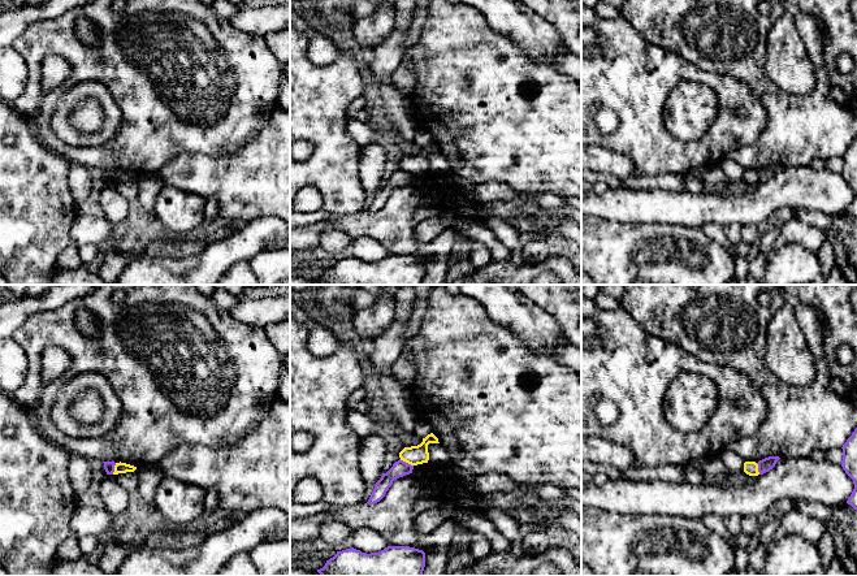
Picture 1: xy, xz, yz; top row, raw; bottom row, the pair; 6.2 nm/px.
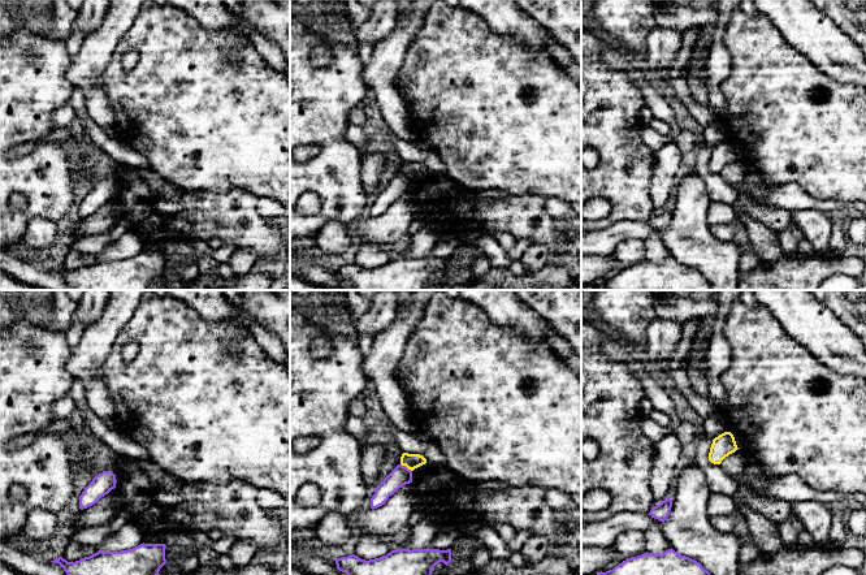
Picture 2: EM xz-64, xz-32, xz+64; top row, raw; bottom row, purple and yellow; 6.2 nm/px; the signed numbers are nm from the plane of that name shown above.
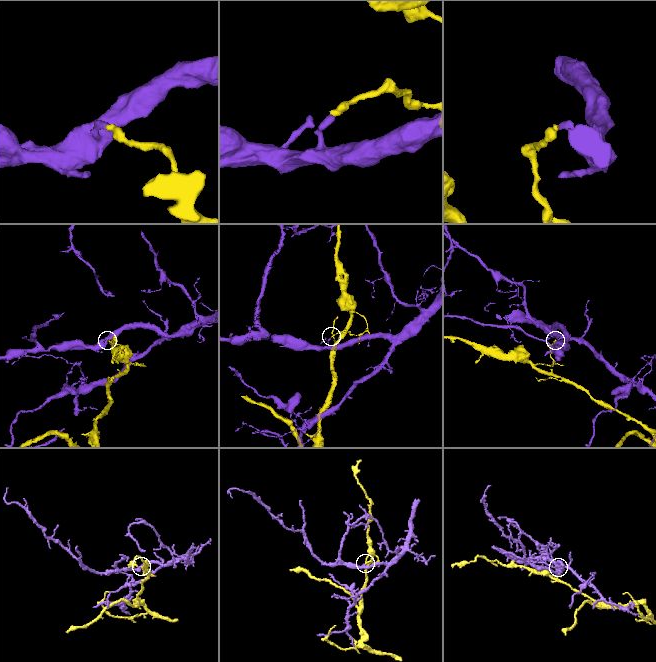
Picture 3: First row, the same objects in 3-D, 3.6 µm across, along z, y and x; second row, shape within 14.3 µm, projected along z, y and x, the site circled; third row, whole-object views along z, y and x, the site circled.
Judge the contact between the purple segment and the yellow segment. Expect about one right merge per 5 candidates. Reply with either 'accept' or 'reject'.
reject

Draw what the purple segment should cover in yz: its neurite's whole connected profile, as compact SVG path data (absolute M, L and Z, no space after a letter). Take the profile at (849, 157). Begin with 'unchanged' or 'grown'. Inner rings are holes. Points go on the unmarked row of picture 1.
unchanged | M857 137L841 157L843 169L840 173L854 192L854 198L850 205L848 207L847 212L850 213L854 218L857 218Z

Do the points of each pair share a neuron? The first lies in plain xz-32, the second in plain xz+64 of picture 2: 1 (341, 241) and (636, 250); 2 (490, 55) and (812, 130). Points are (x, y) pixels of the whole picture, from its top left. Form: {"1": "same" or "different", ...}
{"1": "same", "2": "same"}

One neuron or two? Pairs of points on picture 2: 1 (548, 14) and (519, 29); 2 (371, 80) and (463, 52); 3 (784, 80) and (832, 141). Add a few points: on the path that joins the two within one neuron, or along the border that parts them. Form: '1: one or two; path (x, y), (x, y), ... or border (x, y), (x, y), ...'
1: two; border (527, 13), (544, 25), (555, 39)
2: two; border (410, 44), (394, 78)
3: one; path (787, 95), (817, 125)

